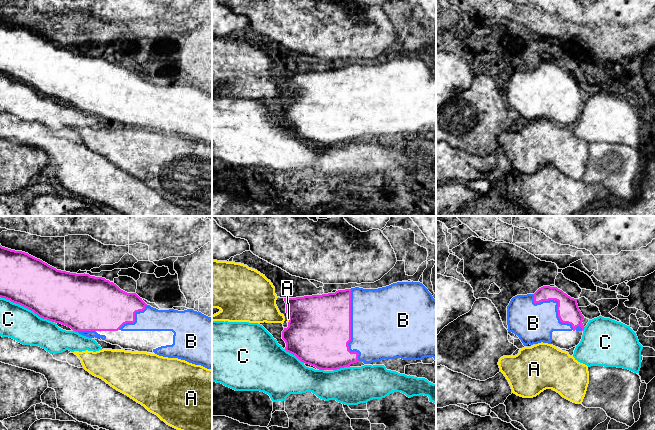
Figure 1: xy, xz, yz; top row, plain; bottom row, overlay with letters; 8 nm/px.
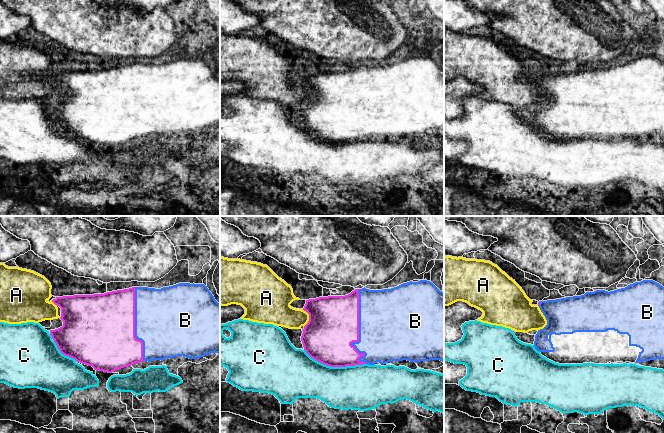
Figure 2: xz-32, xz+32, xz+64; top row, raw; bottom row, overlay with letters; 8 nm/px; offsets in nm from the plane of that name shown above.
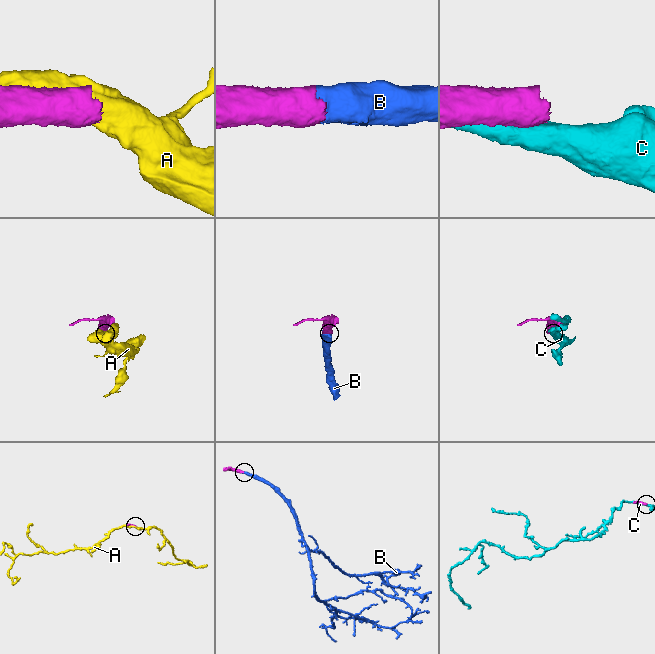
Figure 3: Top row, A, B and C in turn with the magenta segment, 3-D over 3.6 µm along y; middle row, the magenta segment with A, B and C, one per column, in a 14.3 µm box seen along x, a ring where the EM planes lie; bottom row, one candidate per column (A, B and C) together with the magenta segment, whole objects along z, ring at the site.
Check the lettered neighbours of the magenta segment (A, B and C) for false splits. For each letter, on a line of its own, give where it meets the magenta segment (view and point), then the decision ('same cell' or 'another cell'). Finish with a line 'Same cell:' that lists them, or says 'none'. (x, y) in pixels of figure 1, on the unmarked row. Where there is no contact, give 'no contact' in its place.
A: contact xz (289, 95); another cell
B: contact xz (350, 105); same cell
C: contact xy (27, 84); another cell
Same cell: B

